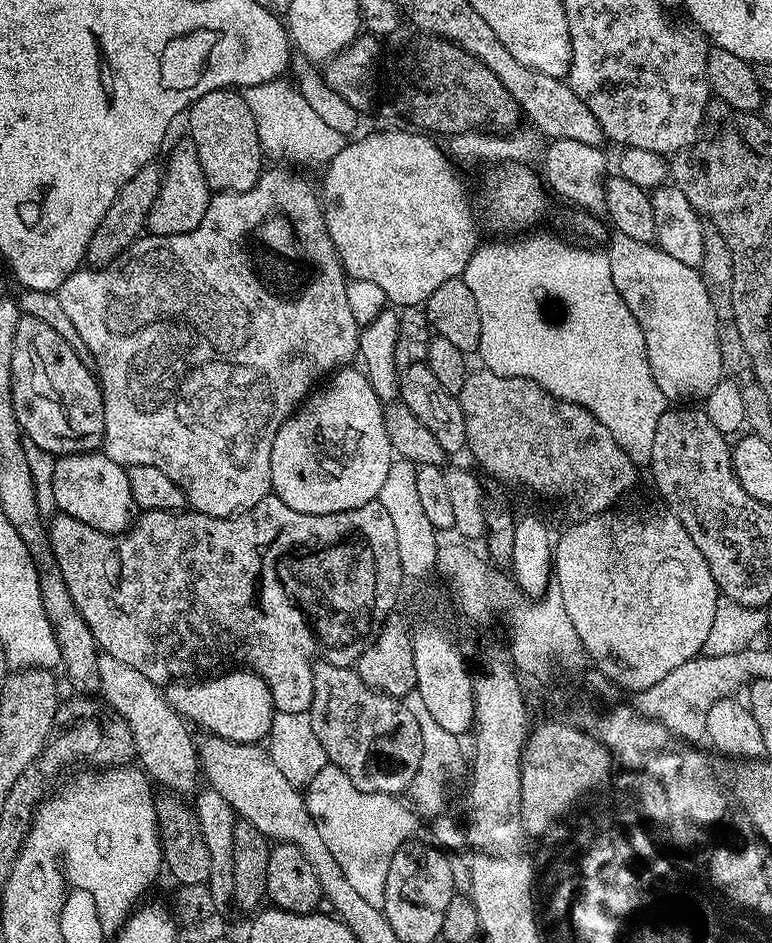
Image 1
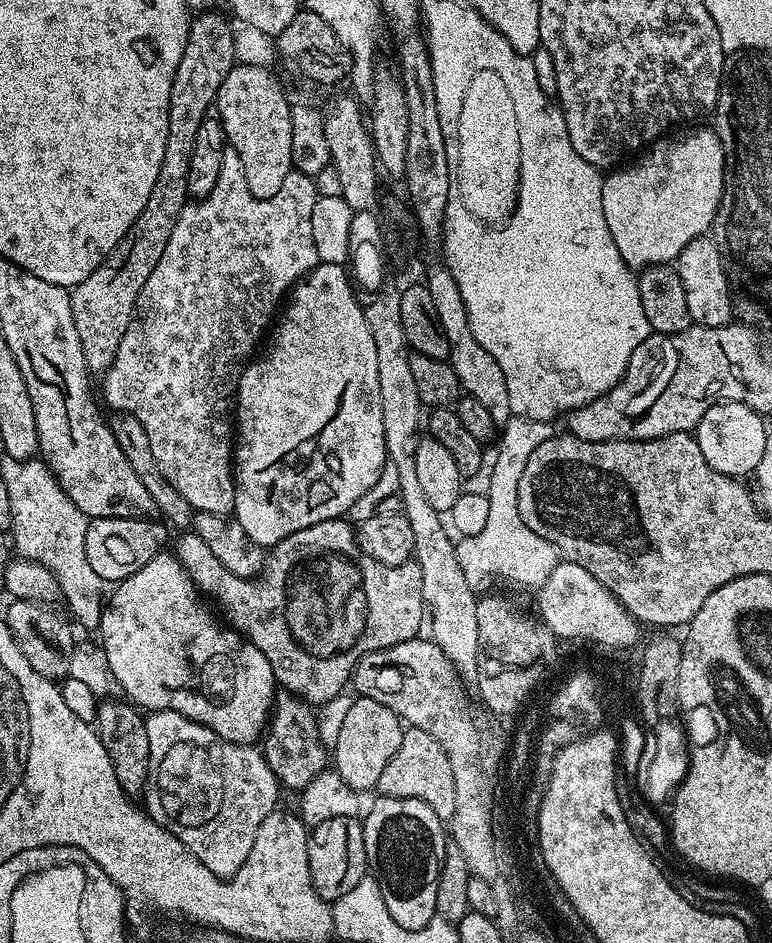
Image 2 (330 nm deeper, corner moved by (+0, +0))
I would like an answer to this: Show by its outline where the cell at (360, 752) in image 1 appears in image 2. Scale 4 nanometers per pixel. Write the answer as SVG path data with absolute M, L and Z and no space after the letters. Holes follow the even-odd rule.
M409 727L405 731L404 747L396 751L394 758L390 758L386 770L382 770L378 792L382 796L418 798L422 802L426 802L430 806L430 810L434 810L434 814L438 814L438 818L445 822L451 821L454 808L458 806L458 790L454 788L454 770L450 768L450 758L446 756L446 750L442 750L440 743L421 728Z

